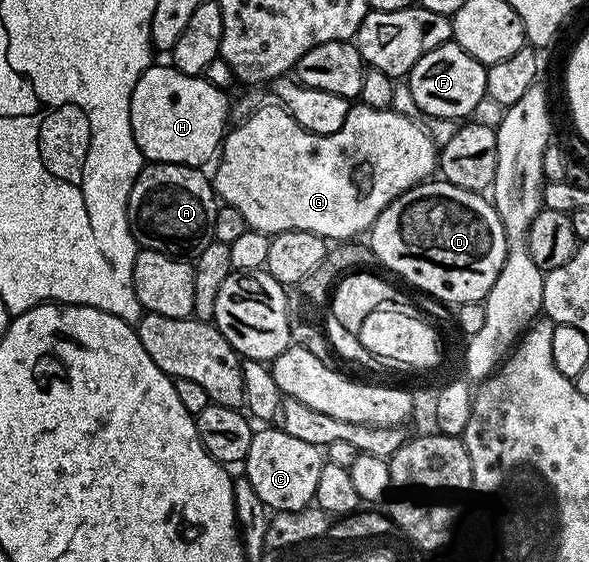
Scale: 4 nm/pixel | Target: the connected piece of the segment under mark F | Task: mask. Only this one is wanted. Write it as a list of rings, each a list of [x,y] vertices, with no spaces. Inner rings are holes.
[[[447,43],[435,46],[409,71],[407,83],[413,100],[421,112],[429,116],[438,116],[441,120],[457,120],[469,118],[473,111],[480,106],[481,100],[486,99],[487,86],[486,65],[480,64],[471,54],[464,52],[458,44]]]

